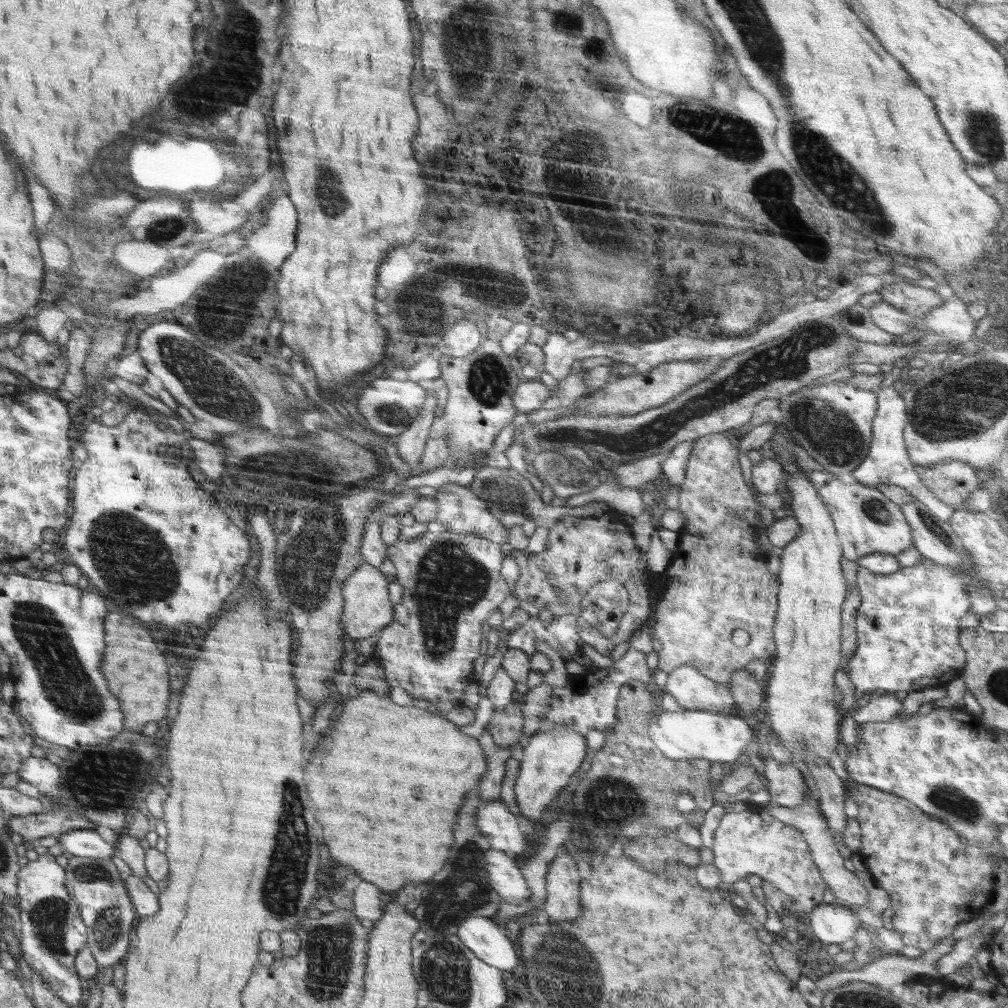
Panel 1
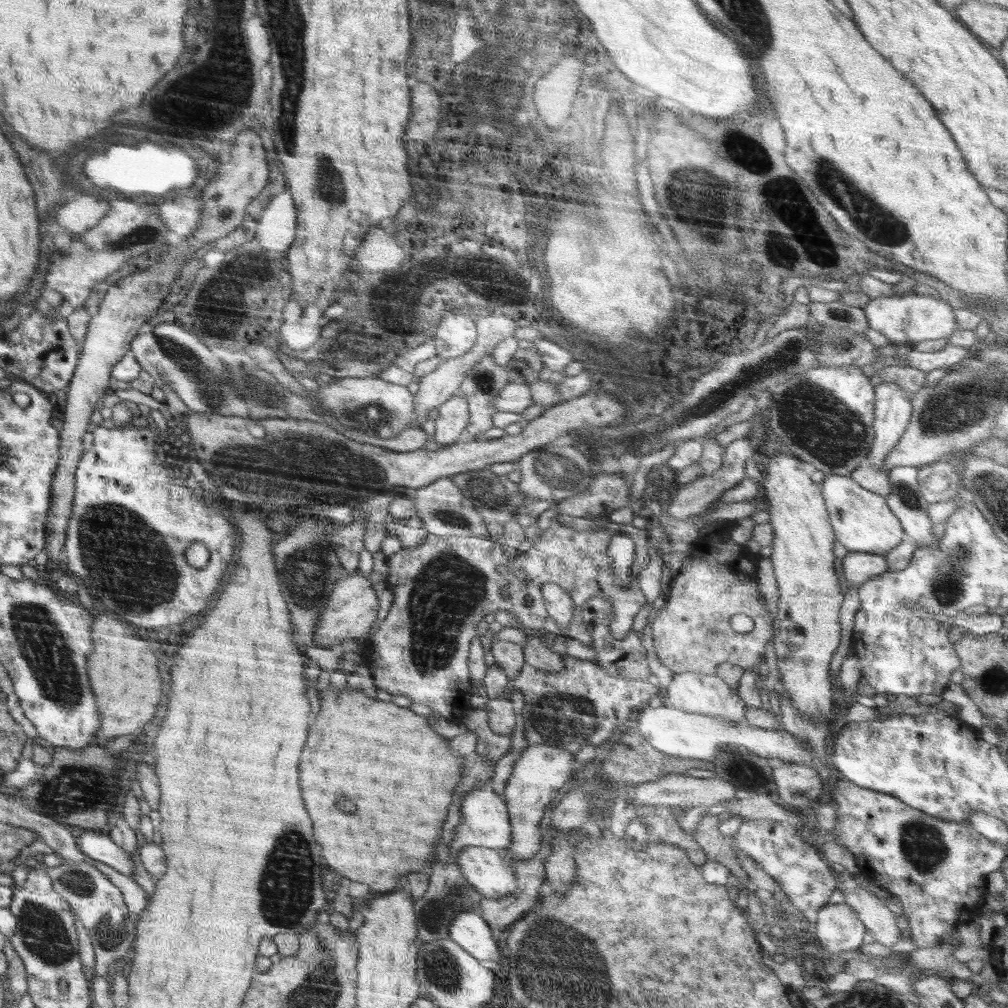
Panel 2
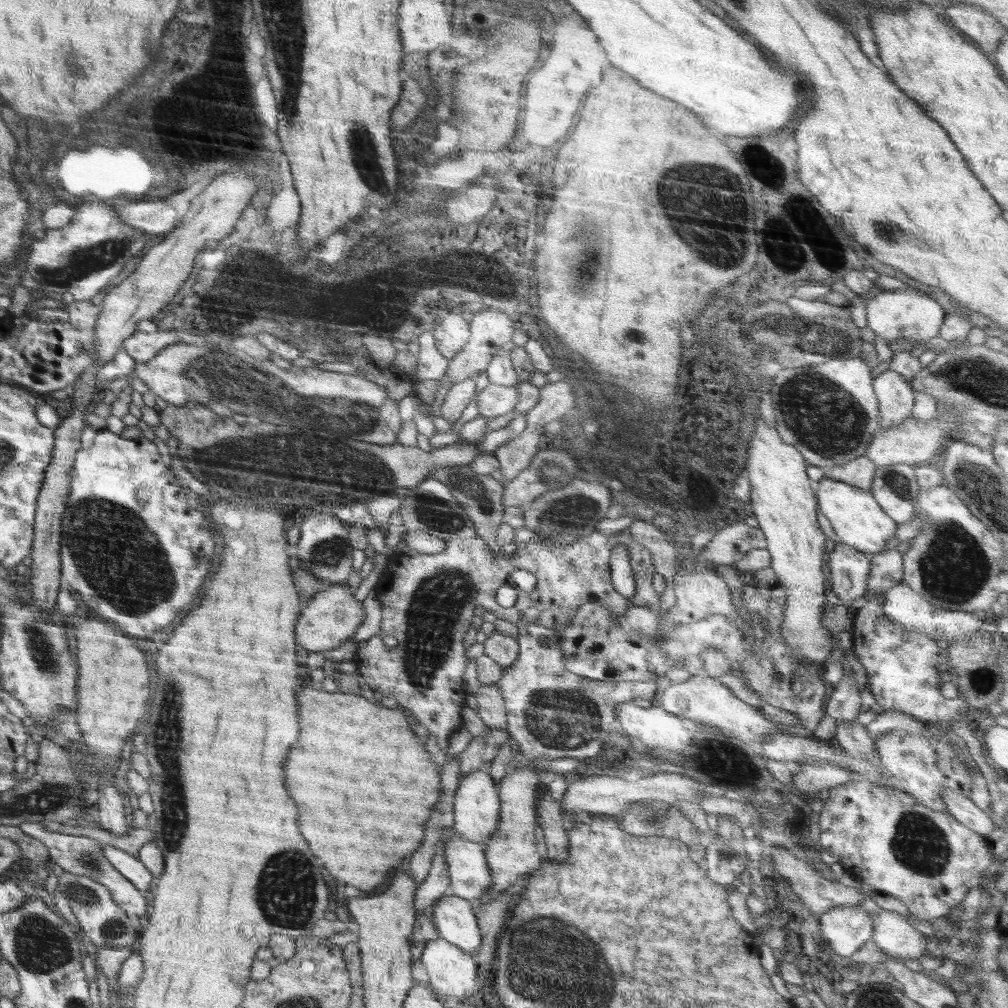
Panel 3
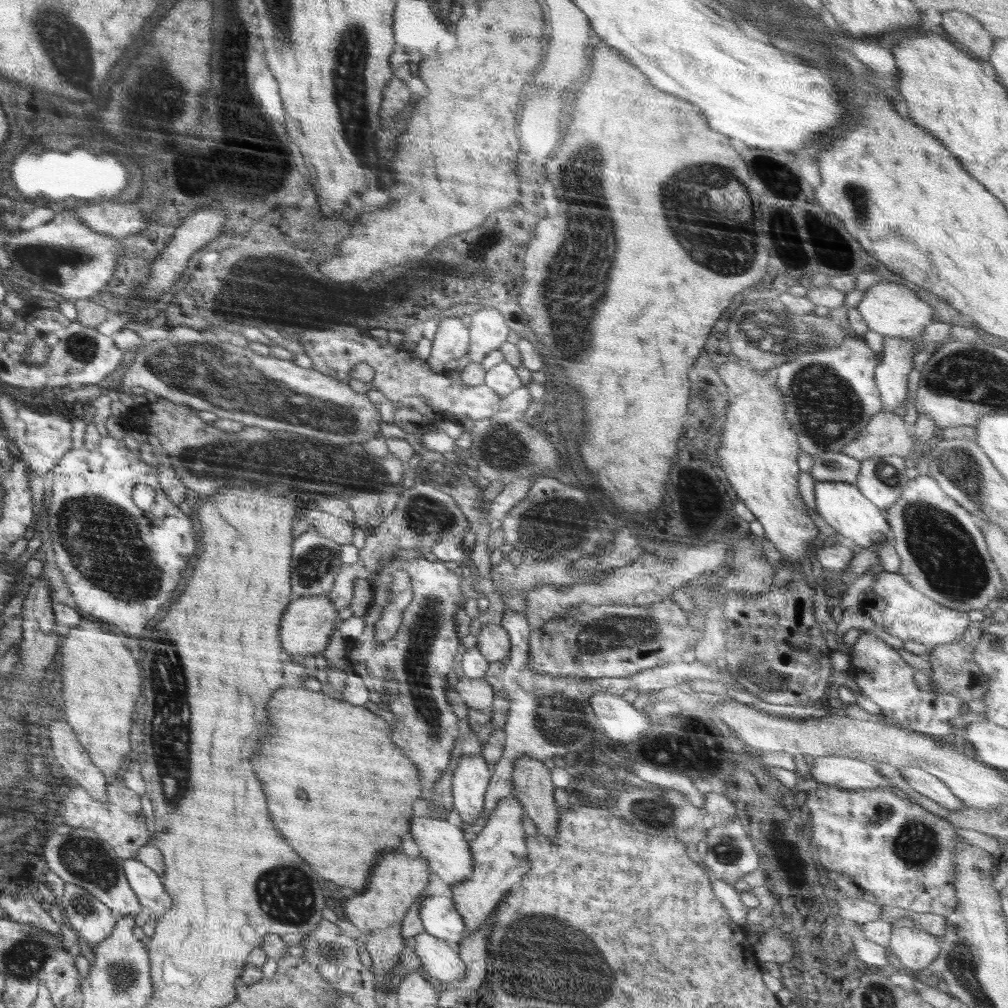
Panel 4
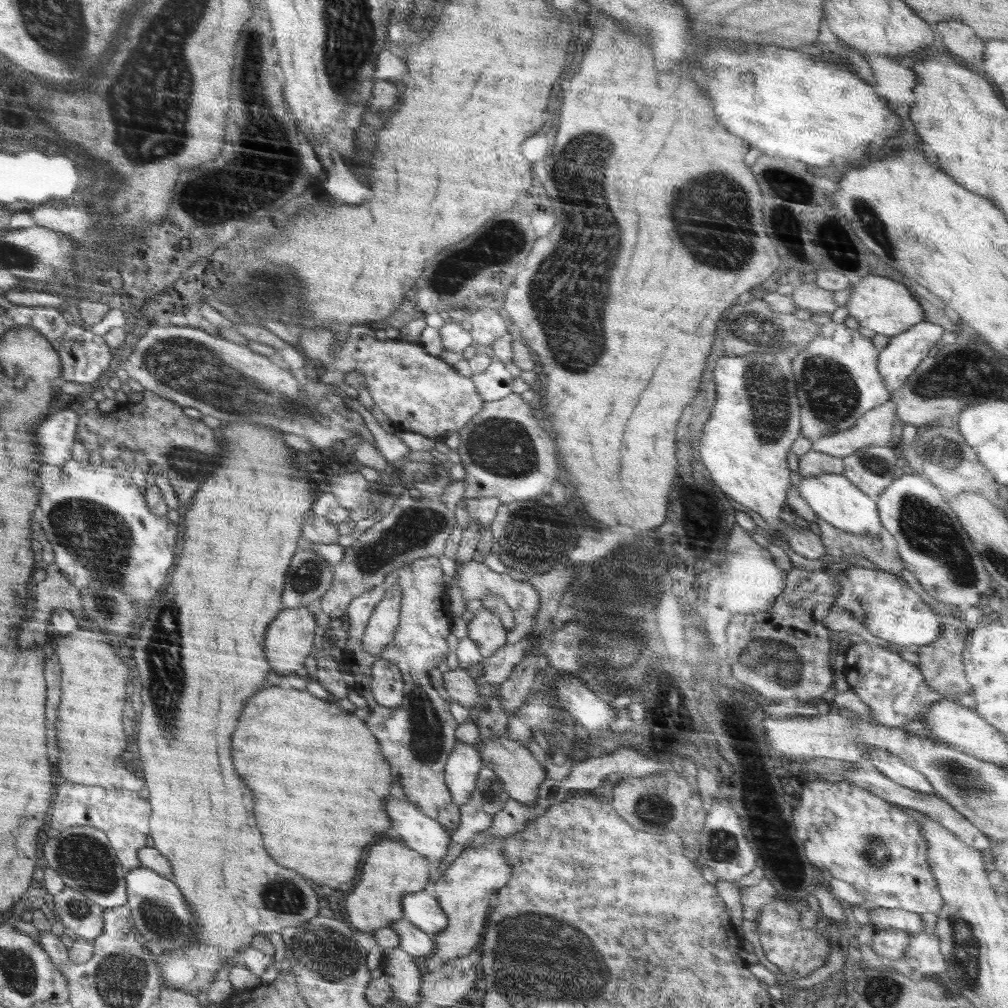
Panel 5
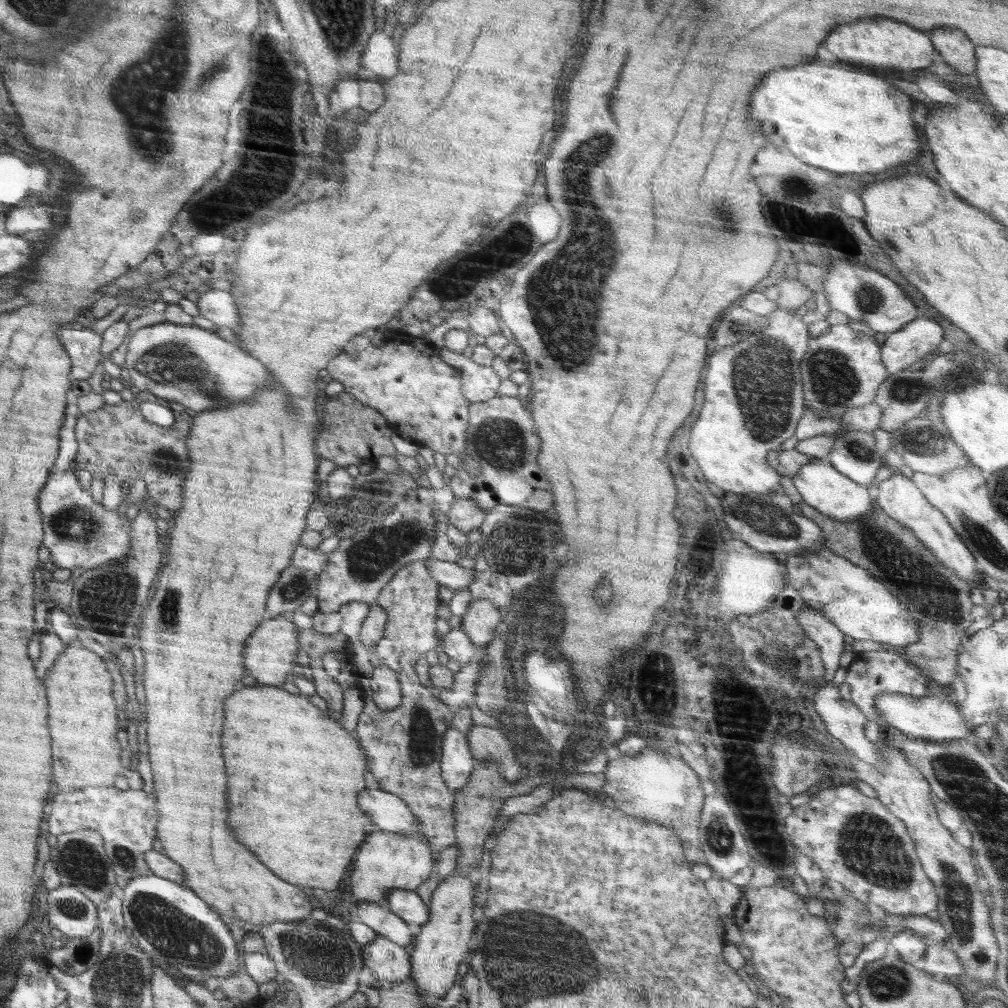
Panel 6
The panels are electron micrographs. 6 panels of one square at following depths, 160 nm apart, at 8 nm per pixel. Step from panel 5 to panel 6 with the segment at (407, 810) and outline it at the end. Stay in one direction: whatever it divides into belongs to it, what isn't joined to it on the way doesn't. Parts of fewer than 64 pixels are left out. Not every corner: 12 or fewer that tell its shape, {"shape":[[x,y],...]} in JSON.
{"shape":[[362,790],[358,806],[380,831],[420,833],[420,821],[395,794]]}

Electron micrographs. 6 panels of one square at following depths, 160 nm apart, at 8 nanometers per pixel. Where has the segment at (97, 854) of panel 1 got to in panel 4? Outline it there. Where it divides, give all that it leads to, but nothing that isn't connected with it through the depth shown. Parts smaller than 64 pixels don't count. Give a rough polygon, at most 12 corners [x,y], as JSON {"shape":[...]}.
{"shape":[[139,859],[123,860],[138,902],[160,919],[173,901],[161,876]]}

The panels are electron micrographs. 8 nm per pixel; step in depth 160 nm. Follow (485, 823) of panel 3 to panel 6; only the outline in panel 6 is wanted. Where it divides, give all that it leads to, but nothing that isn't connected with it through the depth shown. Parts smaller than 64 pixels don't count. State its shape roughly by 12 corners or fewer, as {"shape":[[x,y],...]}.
{"shape":[[443,734],[441,776],[455,792],[470,782],[476,760],[467,735]]}

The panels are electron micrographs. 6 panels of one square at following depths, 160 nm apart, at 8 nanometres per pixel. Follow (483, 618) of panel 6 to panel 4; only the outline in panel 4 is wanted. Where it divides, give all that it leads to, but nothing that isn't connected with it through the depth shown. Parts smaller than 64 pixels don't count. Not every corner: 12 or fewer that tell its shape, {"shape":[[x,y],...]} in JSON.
{"shape":[[492,622],[476,636],[477,650],[489,663],[510,656],[508,632]]}

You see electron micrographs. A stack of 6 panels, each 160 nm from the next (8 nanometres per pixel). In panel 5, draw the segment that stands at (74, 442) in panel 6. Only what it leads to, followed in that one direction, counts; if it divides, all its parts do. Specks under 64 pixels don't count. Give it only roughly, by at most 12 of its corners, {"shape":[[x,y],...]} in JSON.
{"shape":[[50,414],[36,426],[40,462],[64,466],[71,459],[79,415]]}

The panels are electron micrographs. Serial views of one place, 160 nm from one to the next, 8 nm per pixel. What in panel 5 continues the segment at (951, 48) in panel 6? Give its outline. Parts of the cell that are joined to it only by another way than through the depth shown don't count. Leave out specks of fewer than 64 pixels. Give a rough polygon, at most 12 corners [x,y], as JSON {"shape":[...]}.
{"shape":[[959,20],[937,22],[949,55],[966,64],[984,60],[982,38]]}

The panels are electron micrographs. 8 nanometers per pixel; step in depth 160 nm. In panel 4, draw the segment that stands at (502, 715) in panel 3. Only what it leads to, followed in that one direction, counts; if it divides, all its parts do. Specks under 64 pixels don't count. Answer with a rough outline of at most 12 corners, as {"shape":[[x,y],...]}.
{"shape":[[459,674],[455,691],[474,710],[489,714],[496,694],[486,679]]}

